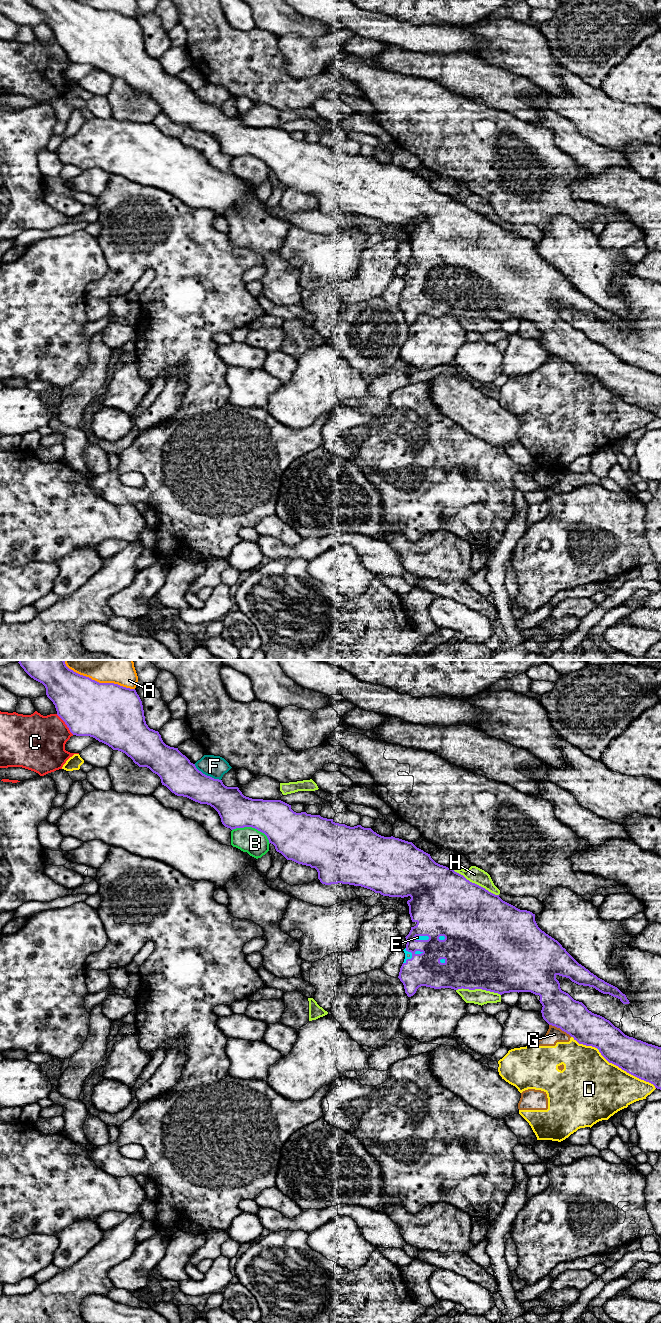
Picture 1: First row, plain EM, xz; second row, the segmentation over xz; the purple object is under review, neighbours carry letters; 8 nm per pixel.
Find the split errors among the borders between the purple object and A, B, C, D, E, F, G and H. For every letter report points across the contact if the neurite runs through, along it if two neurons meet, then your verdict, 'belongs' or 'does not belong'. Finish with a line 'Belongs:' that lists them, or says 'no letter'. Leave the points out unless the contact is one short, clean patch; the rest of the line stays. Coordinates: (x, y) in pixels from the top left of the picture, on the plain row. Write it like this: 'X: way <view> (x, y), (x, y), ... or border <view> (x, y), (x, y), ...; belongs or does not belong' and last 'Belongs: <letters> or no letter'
A: does not belong
B: does not belong
C: does not belong
D: does not belong
E: belongs
F: border xz (194, 92), (203, 101), (220, 108); does not belong
G: border xz (549, 352), (559, 355), (571, 364); does not belong
H: does not belong
Belongs: E

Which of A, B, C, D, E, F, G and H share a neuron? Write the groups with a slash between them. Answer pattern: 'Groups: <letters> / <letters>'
Groups: A / B / C / D G / E / F / H

